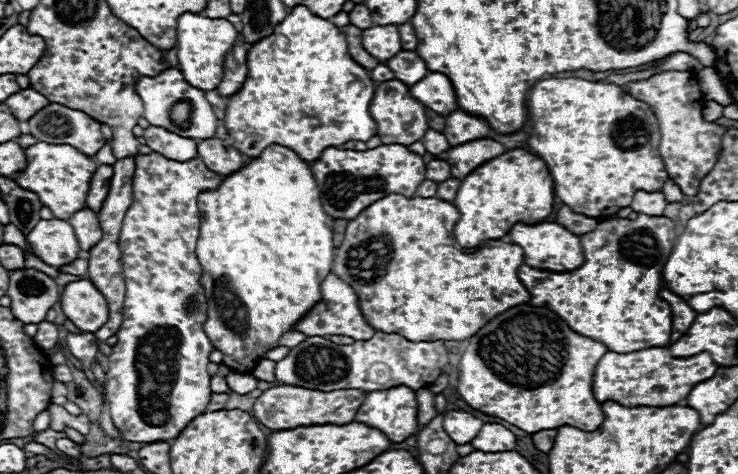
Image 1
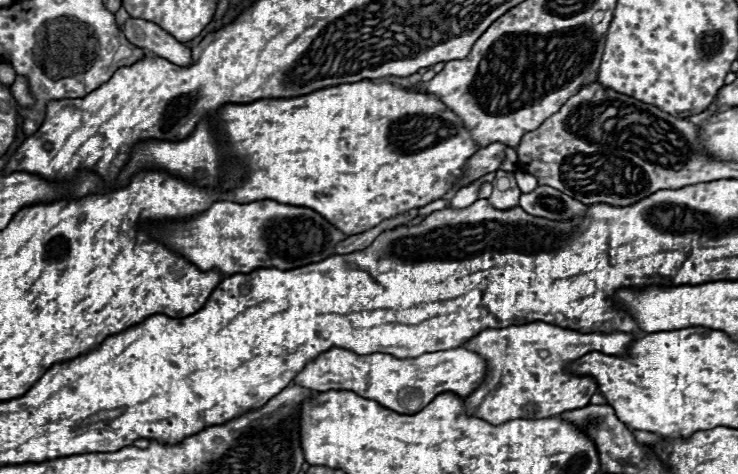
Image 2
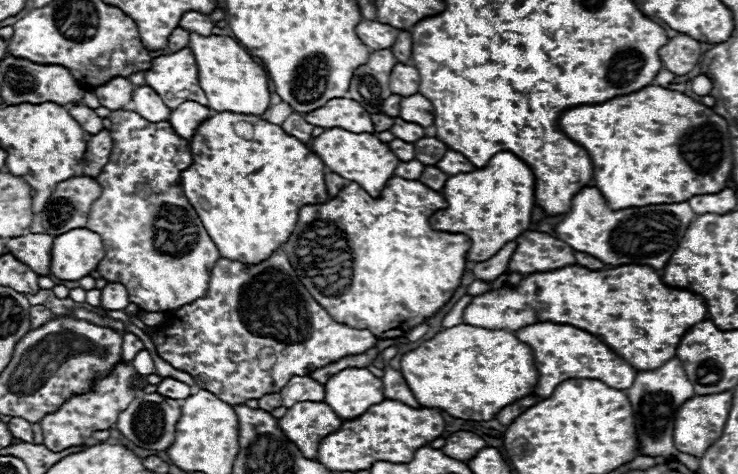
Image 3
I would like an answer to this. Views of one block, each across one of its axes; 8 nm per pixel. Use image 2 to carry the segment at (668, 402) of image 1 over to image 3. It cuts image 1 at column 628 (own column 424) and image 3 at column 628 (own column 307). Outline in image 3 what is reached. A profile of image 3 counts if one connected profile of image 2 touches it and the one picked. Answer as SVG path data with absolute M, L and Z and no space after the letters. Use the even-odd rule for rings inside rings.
M536 322L516 330L514 336L532 348L534 364L538 370L538 384L534 388L534 394L542 398L552 396L556 386L570 378L594 378L616 390L626 390L634 382L636 370L626 364L618 354L614 354L600 338L580 328L554 322Z

